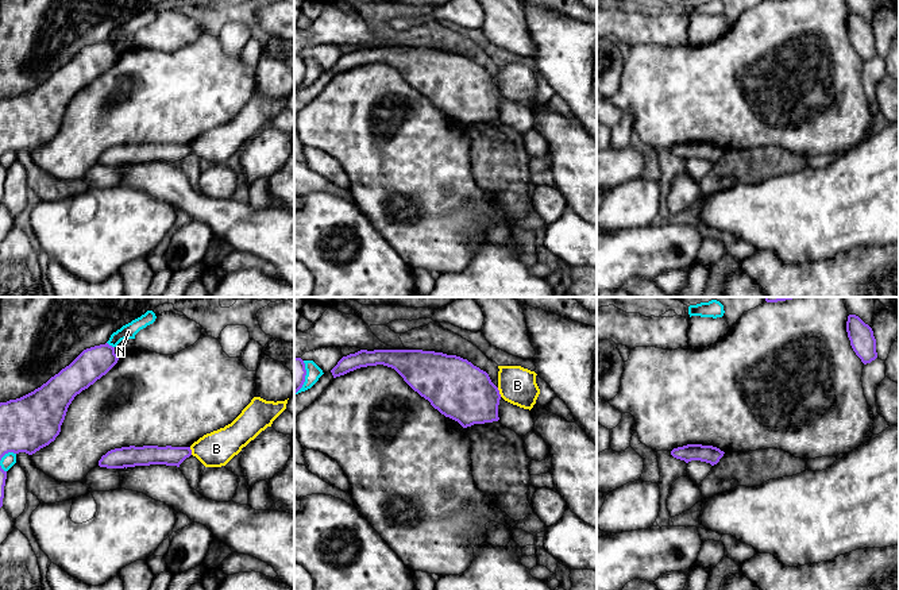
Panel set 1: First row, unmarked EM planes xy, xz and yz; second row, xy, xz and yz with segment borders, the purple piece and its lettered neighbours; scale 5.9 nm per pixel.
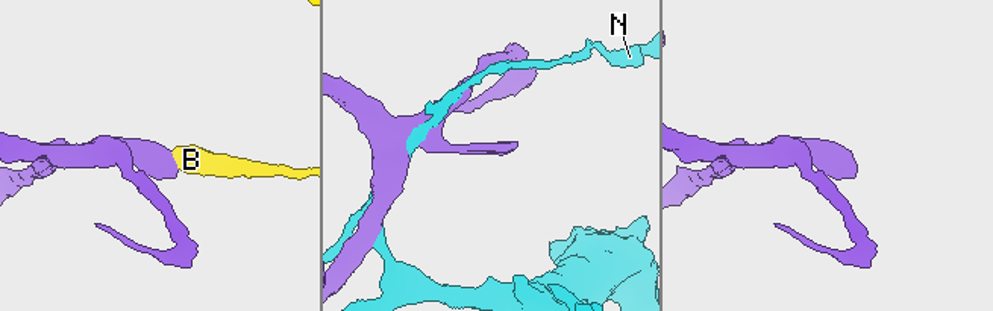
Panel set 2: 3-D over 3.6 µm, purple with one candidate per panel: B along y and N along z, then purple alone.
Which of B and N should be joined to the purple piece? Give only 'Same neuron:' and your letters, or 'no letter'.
Same neuron: no letter

